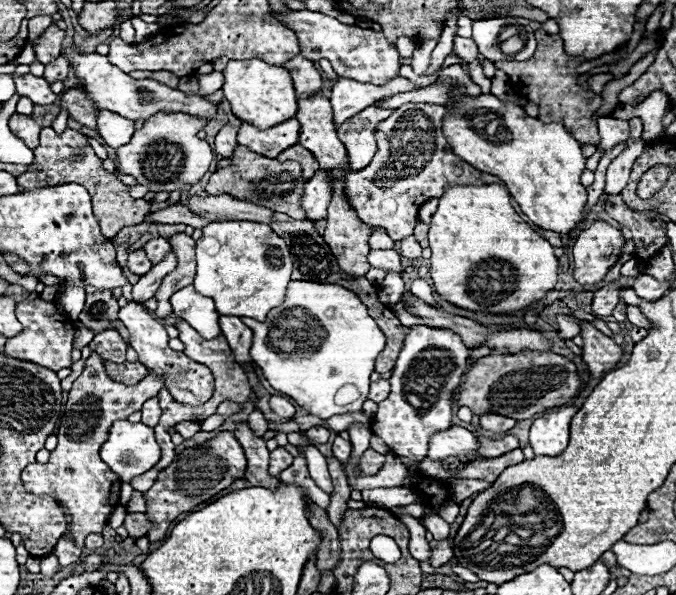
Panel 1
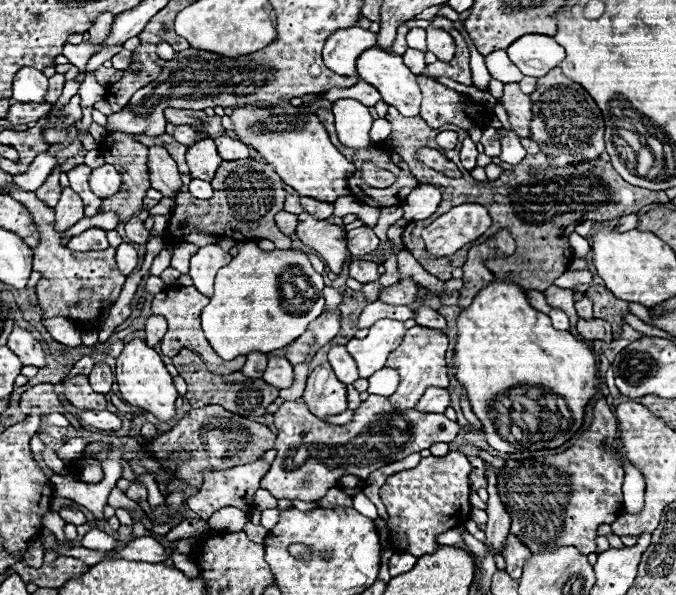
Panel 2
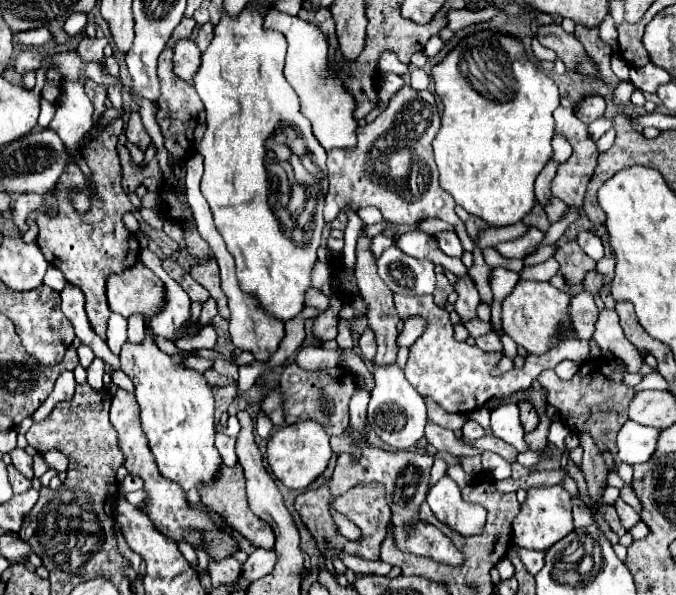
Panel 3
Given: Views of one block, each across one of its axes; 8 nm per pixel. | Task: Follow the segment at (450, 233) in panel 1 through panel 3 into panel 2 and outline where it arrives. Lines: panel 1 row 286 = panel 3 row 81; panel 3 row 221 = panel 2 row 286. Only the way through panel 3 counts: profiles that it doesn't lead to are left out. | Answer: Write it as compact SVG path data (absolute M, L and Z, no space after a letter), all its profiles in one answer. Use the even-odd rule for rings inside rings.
M494 278L484 286L470 306L466 306L458 318L458 342L454 348L456 380L464 388L472 410L482 422L486 442L498 452L520 452L518 446L506 442L496 432L490 420L490 402L494 396L504 394L508 388L522 384L542 384L562 396L576 422L582 422L584 408L594 396L596 384L596 360L594 352L584 340L578 340L570 332L556 330L550 316L530 306L528 296L512 280Z

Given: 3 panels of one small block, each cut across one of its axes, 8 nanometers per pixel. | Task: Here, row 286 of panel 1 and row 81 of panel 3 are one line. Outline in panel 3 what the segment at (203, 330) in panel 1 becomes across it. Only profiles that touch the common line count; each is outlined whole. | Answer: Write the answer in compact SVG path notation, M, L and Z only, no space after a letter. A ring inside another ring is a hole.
M178 40L174 48L174 74L184 82L194 84L192 78L200 68L200 56L202 52L194 40Z

